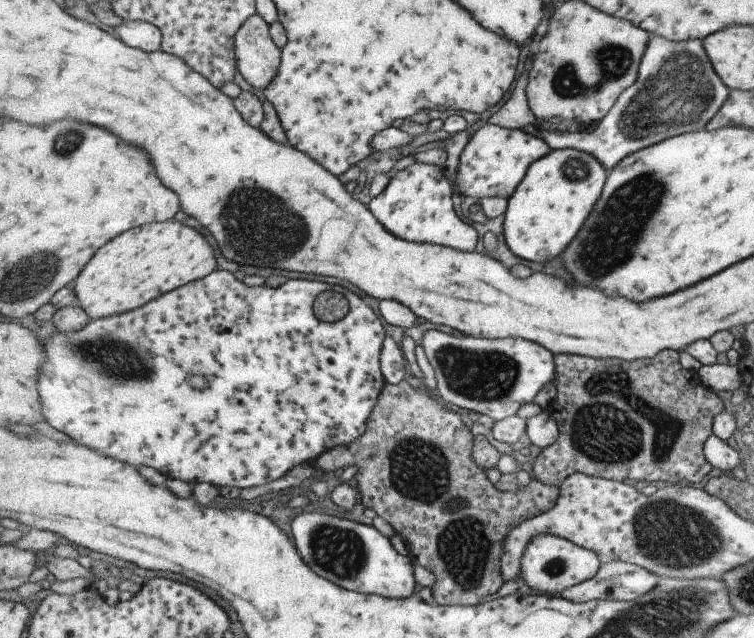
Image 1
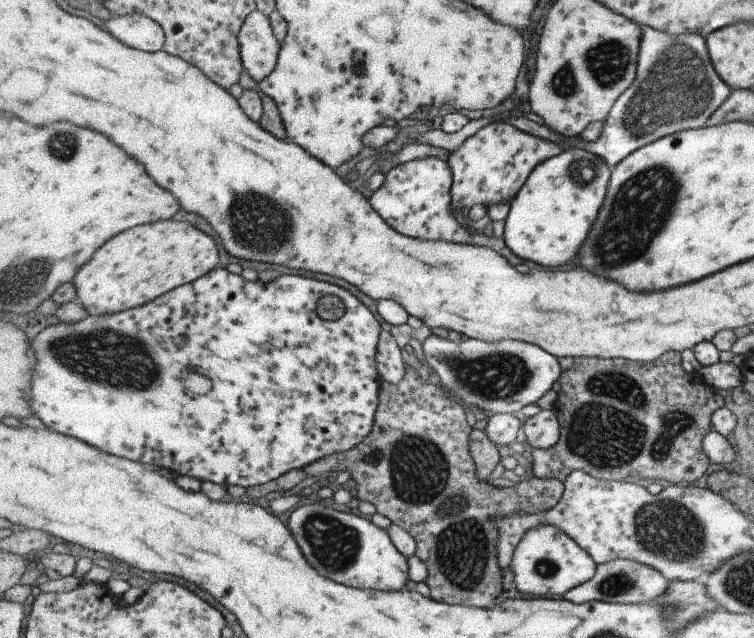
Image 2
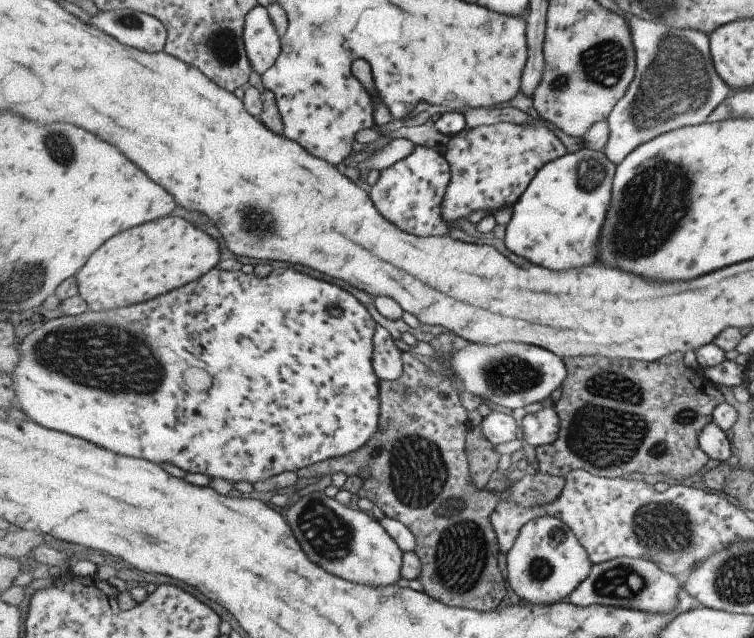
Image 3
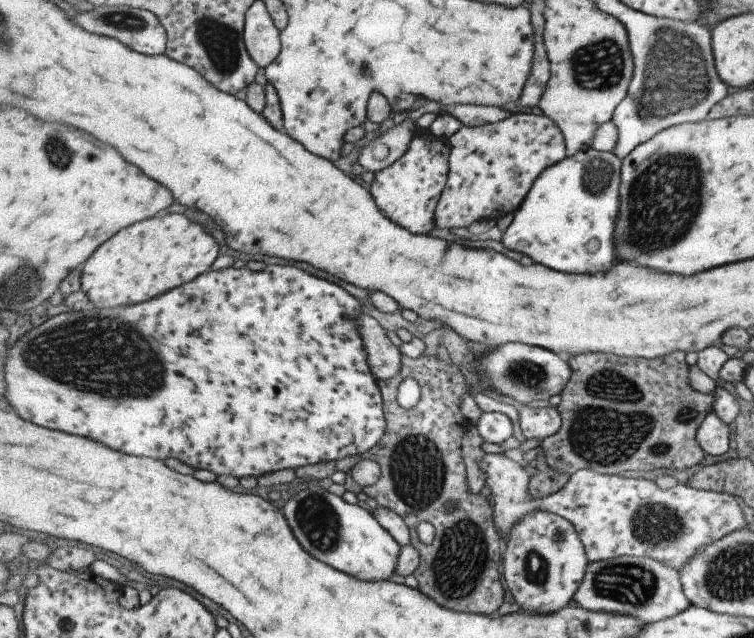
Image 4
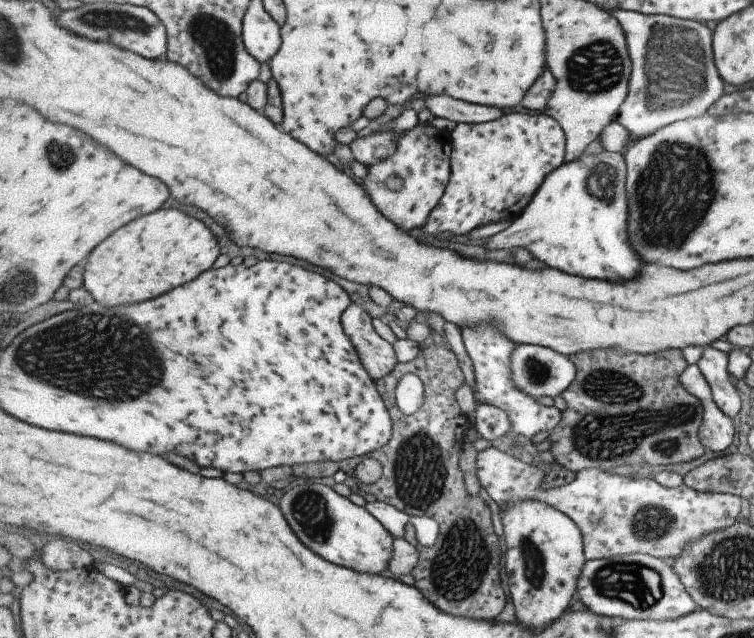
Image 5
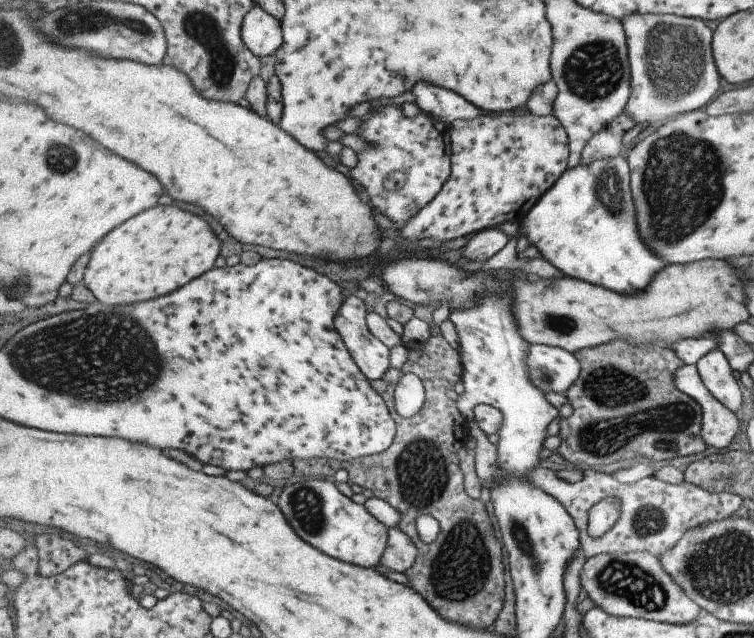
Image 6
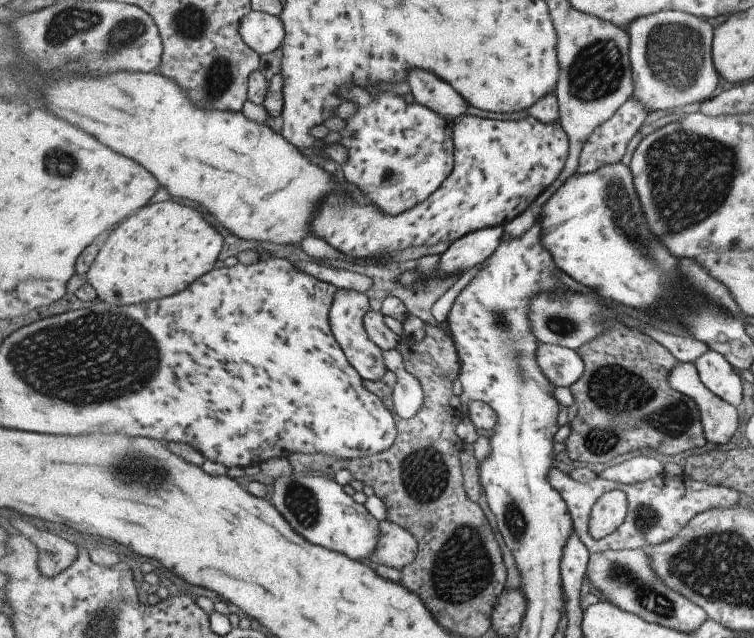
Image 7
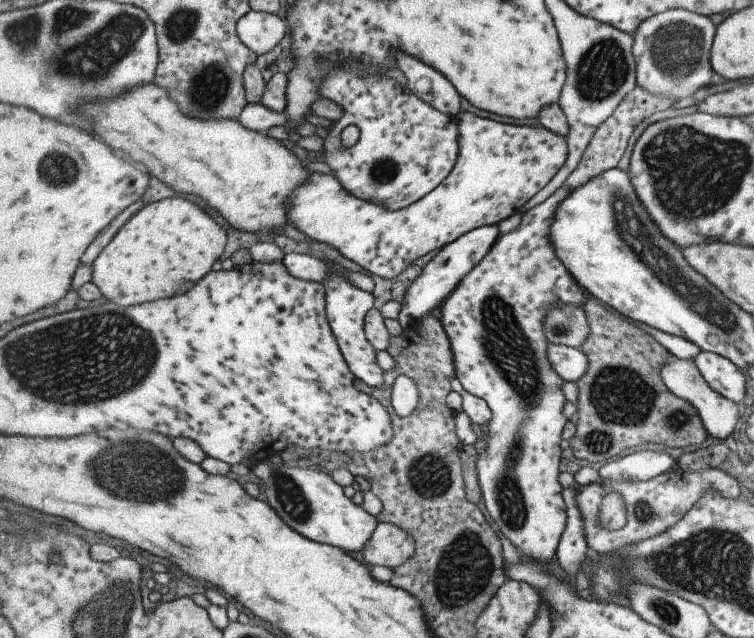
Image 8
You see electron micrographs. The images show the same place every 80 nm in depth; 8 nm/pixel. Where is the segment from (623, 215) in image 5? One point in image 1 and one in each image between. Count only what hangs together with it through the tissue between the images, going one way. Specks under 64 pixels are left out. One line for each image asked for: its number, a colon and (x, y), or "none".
1: (553, 202)
2: (549, 219)
3: (557, 222)
4: (567, 222)

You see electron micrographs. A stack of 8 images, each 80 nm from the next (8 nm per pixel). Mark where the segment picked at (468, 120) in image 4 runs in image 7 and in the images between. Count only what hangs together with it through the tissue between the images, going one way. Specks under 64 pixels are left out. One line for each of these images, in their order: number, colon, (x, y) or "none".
5: (442, 106)
6: (449, 107)
7: (427, 89)

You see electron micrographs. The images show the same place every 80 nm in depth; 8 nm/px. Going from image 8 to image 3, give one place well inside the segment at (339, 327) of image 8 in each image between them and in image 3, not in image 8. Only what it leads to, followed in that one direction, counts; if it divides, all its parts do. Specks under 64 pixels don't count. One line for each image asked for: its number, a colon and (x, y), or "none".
3: (388, 361)
4: (385, 360)
5: (380, 358)
6: (373, 356)
7: (347, 317)

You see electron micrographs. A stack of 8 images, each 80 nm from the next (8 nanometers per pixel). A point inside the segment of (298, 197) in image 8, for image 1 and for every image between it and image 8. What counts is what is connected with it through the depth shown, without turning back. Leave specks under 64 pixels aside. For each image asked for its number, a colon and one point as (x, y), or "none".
1: (495, 161)
2: (492, 166)
3: (492, 166)
4: (493, 167)
5: (497, 167)
6: (502, 165)
7: (502, 167)

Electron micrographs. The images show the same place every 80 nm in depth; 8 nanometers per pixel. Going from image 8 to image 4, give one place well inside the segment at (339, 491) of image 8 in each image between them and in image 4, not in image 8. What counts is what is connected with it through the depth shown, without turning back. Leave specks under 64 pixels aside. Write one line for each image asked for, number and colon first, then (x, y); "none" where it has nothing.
4: (349, 537)
5: (348, 535)
6: (337, 525)
7: (321, 511)

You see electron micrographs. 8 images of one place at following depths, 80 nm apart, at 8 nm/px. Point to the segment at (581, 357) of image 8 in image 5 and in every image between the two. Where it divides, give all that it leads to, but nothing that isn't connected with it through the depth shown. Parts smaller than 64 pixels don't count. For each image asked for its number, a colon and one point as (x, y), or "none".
5: (538, 371)
6: (555, 369)
7: (563, 366)

